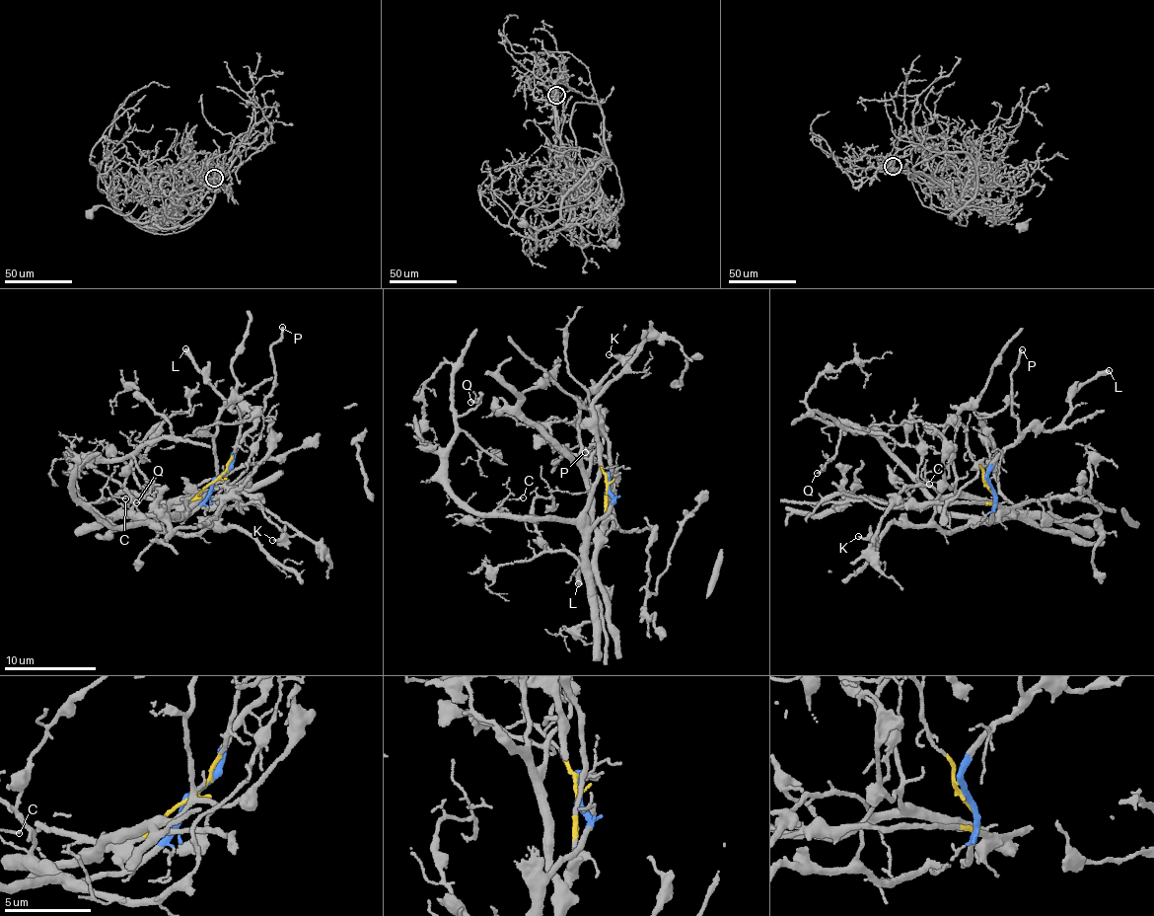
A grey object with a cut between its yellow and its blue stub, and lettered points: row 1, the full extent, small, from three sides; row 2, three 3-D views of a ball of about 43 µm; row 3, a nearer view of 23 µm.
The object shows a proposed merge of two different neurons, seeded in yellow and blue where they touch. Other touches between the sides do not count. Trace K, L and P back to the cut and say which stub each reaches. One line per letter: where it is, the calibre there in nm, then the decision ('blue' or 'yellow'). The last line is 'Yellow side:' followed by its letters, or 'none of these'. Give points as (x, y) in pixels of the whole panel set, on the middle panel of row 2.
K: place (609, 354); calibre 140 nm; yellow
L: place (578, 583); calibre 440 nm; blue
P: place (585, 452); calibre 200 nm; blue
Yellow side: K

